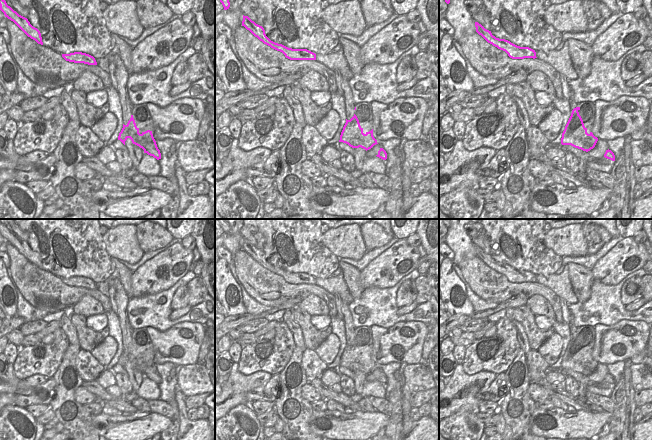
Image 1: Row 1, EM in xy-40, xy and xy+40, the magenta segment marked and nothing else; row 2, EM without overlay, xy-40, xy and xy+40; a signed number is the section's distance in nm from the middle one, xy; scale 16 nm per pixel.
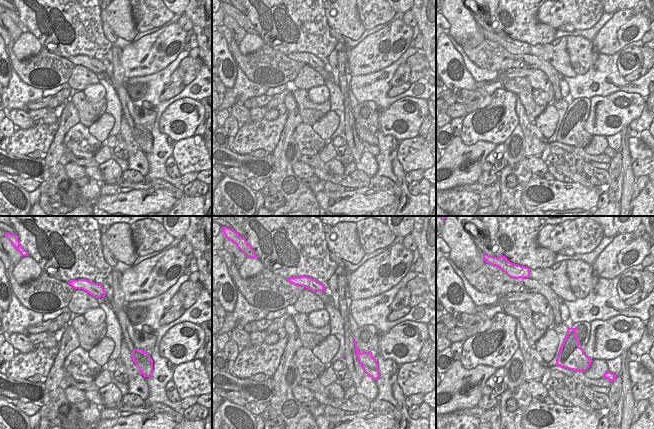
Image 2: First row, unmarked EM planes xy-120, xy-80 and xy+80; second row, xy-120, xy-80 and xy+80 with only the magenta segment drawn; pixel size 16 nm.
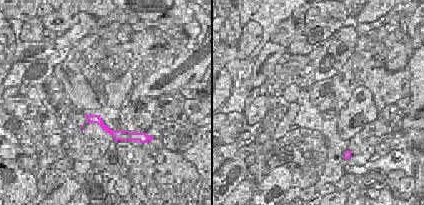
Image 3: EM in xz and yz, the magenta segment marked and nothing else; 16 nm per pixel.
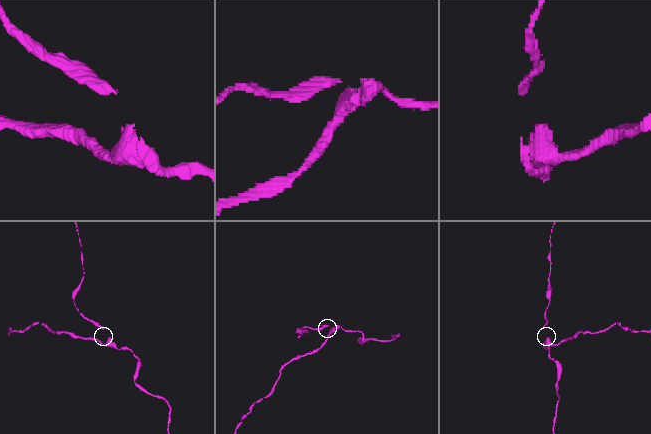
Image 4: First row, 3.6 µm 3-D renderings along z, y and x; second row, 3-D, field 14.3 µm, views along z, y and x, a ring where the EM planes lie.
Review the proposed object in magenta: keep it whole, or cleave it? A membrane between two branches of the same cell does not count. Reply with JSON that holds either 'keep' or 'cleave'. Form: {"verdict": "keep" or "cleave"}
{"verdict": "cleave"}

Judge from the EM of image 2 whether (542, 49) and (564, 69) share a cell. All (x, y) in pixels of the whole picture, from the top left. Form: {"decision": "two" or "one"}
{"decision": "one"}

